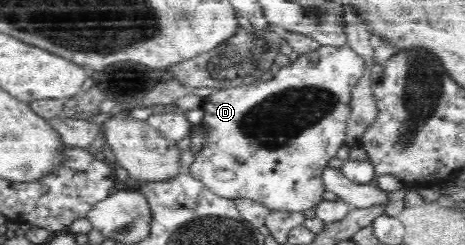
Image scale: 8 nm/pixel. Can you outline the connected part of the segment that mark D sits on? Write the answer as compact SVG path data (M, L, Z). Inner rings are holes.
M348 44L344 46L324 46L320 45L318 48L307 52L306 54L299 54L298 58L290 64L284 64L282 68L278 68L278 72L270 78L270 80L260 80L256 82L244 84L241 86L233 86L230 88L222 88L207 98L204 98L203 110L204 119L202 124L205 125L207 142L204 147L198 152L194 162L189 168L189 174L204 183L206 188L209 188L214 194L222 198L249 198L254 202L261 202L275 210L289 210L302 212L305 209L313 208L318 201L322 199L321 195L324 192L324 185L322 182L322 174L327 167L327 162L336 156L336 152L345 144L347 136L347 122L350 116L351 96L353 90L364 80L367 74L367 67L365 61L354 52Z

